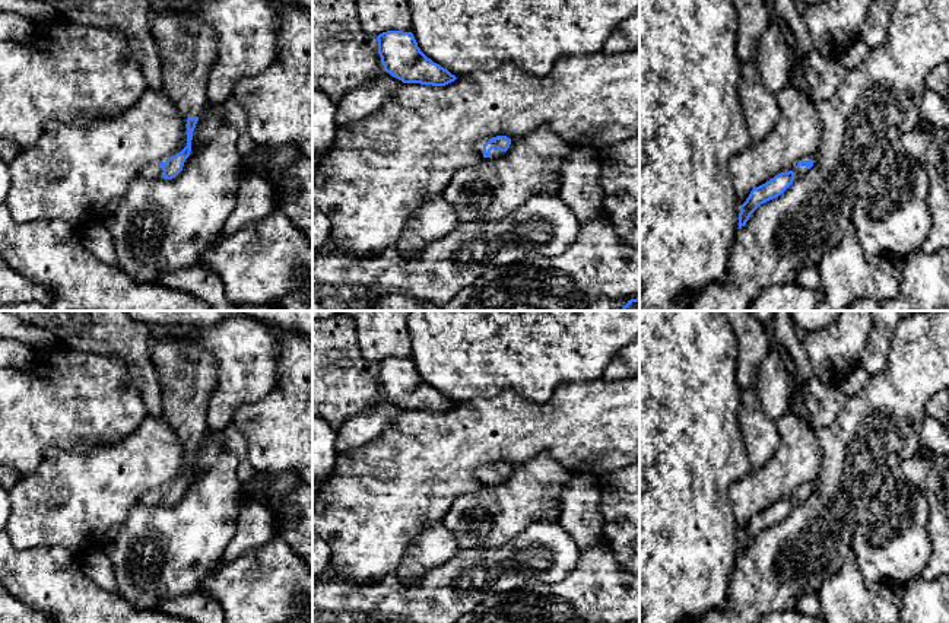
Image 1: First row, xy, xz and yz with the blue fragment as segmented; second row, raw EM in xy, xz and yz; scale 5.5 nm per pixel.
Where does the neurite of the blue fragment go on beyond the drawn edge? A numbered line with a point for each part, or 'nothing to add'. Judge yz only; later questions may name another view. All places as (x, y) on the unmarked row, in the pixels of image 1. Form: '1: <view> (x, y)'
1: yz (799, 498)

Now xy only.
1: xy (152, 498)

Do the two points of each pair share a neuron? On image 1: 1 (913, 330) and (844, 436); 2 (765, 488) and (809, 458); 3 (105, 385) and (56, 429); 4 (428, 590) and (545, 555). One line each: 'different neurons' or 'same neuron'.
1: same neuron
2: same neuron
3: same neuron
4: same neuron

